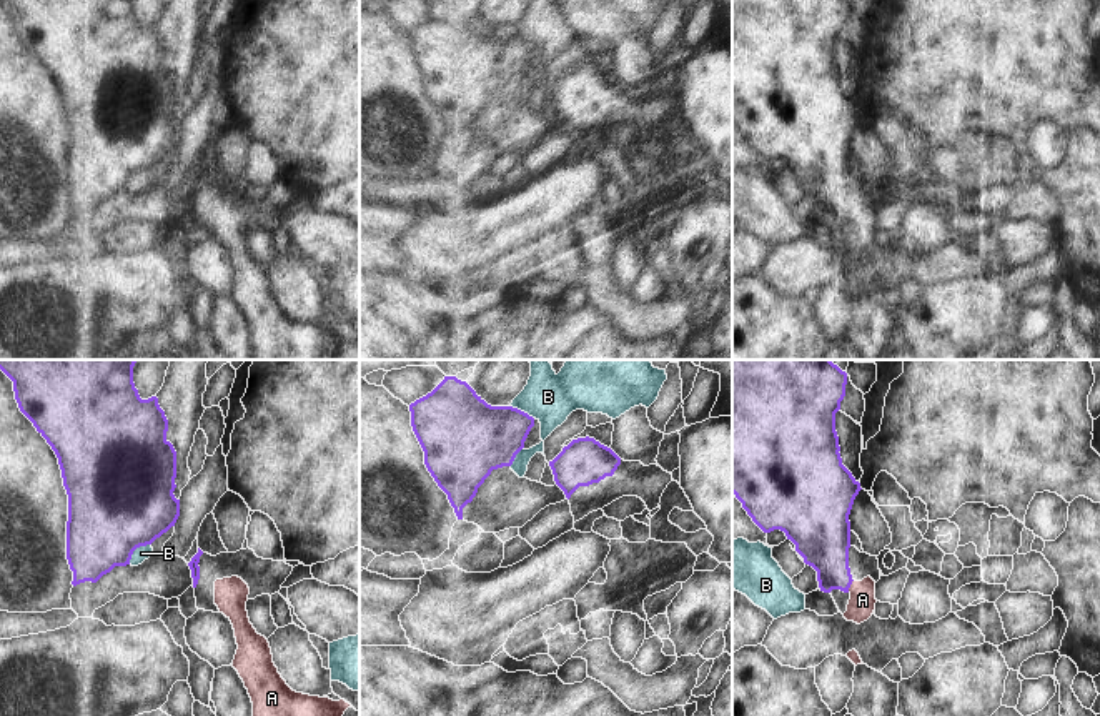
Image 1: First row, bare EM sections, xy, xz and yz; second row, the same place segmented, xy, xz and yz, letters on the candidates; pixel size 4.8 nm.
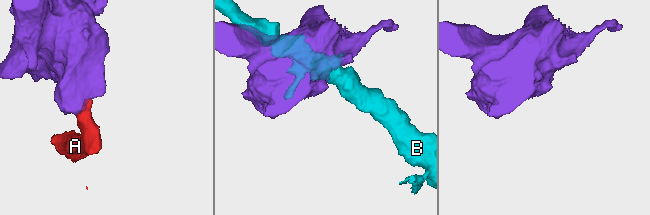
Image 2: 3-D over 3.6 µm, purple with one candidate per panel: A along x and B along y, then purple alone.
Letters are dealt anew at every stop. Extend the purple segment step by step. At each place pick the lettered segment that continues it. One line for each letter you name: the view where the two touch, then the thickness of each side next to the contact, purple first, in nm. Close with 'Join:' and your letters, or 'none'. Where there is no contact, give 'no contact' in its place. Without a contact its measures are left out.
A: contact in yz; calibres 240 and 130 nm
Join: A

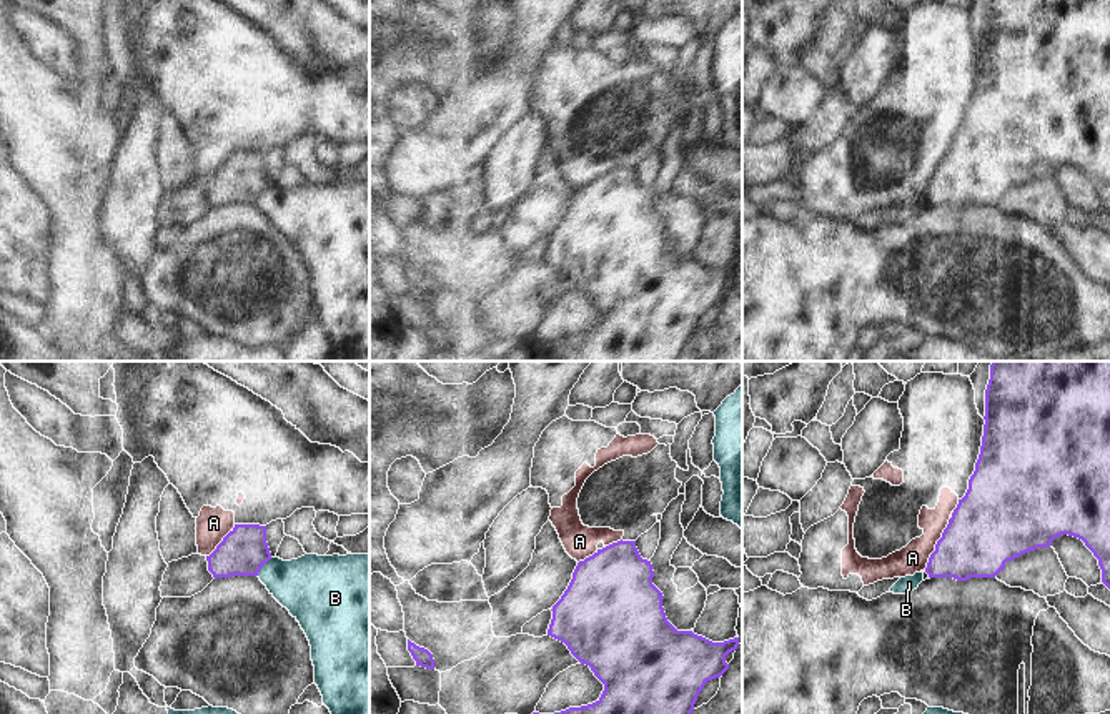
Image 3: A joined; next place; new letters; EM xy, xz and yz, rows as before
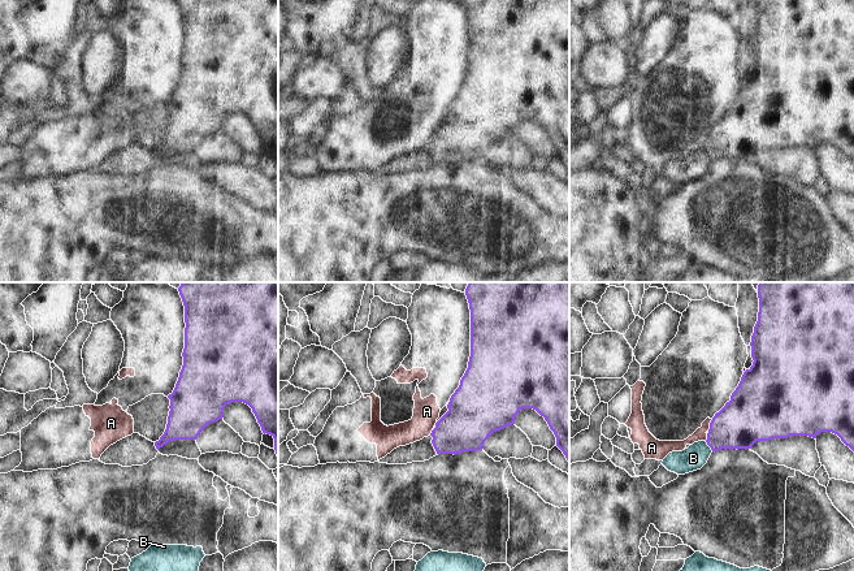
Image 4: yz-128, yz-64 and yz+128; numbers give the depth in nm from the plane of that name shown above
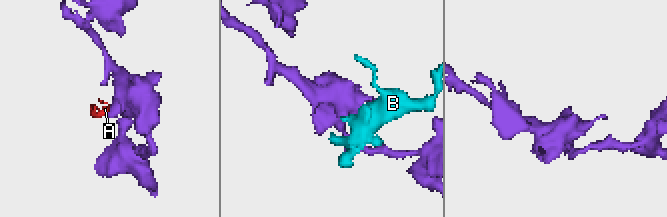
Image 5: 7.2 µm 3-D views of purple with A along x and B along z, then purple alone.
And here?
Join: none

